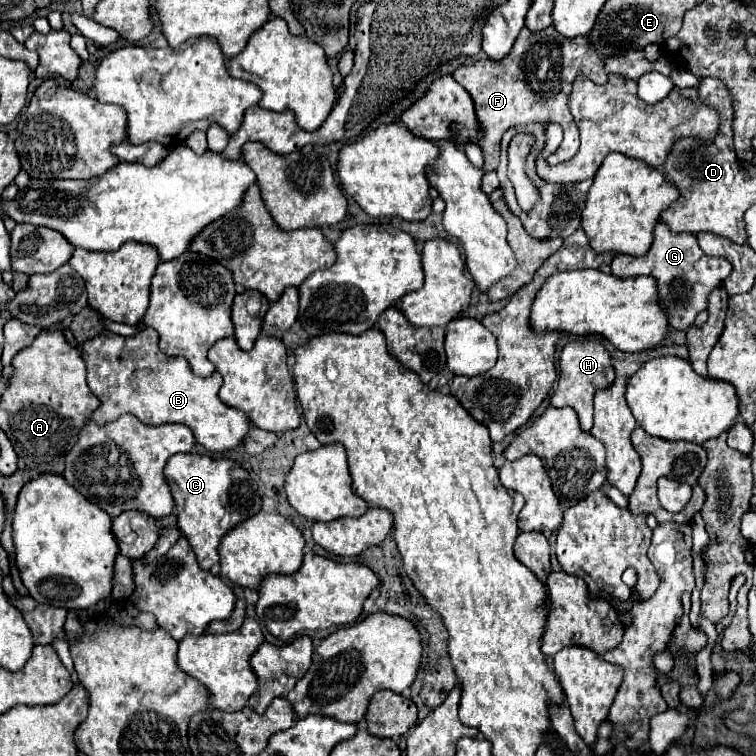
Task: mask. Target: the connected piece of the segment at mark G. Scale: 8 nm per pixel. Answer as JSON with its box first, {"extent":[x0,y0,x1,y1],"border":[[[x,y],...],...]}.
{"extent":[611,221,731,331],"border":[[[661,221],[653,229],[653,245],[645,257],[629,257],[629,255],[615,255],[611,263],[611,275],[619,279],[637,277],[637,275],[651,275],[657,281],[657,293],[659,293],[659,305],[667,313],[669,327],[677,331],[687,331],[697,313],[707,309],[707,297],[709,293],[723,283],[723,279],[731,273],[731,263],[723,257],[709,257],[705,255],[695,235],[687,233],[671,233],[669,227],[665,227]]]}

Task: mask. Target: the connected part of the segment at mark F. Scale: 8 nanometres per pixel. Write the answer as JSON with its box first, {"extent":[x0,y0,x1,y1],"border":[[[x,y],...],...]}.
{"extent":[453,27,607,173],"border":[[[553,27],[541,33],[529,33],[527,29],[523,29],[511,53],[501,61],[475,61],[471,65],[461,65],[453,71],[453,79],[461,87],[465,87],[475,103],[475,115],[479,121],[479,129],[483,131],[483,135],[479,137],[479,147],[485,159],[485,173],[495,171],[499,165],[501,135],[507,129],[519,125],[553,121],[563,127],[563,143],[553,155],[547,157],[549,165],[563,163],[577,153],[579,131],[567,107],[571,83],[577,75],[587,75],[597,83],[607,81],[603,61],[587,45],[589,41],[585,41],[585,37],[565,39]]]}

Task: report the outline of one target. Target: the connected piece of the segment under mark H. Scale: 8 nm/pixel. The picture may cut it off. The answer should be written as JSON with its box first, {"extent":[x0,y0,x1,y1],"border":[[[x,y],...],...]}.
{"extent":[551,341,615,431],"border":[[[569,341],[559,357],[559,383],[551,397],[551,407],[571,407],[579,415],[583,431],[593,427],[593,397],[597,389],[607,389],[615,381],[615,371],[611,367],[611,357],[607,349],[597,341]]]}

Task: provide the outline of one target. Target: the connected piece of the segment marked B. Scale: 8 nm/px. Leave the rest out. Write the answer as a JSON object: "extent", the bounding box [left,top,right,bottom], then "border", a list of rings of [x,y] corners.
{"extent":[81,327,249,453],"border":[[[147,327],[131,337],[103,331],[81,345],[81,357],[87,365],[87,383],[101,401],[93,411],[91,421],[105,425],[129,413],[145,425],[181,423],[193,431],[199,445],[213,453],[235,449],[249,431],[249,419],[219,399],[219,373],[205,379],[197,377],[191,373],[189,363],[183,357],[161,353],[157,343],[157,331]]]}

